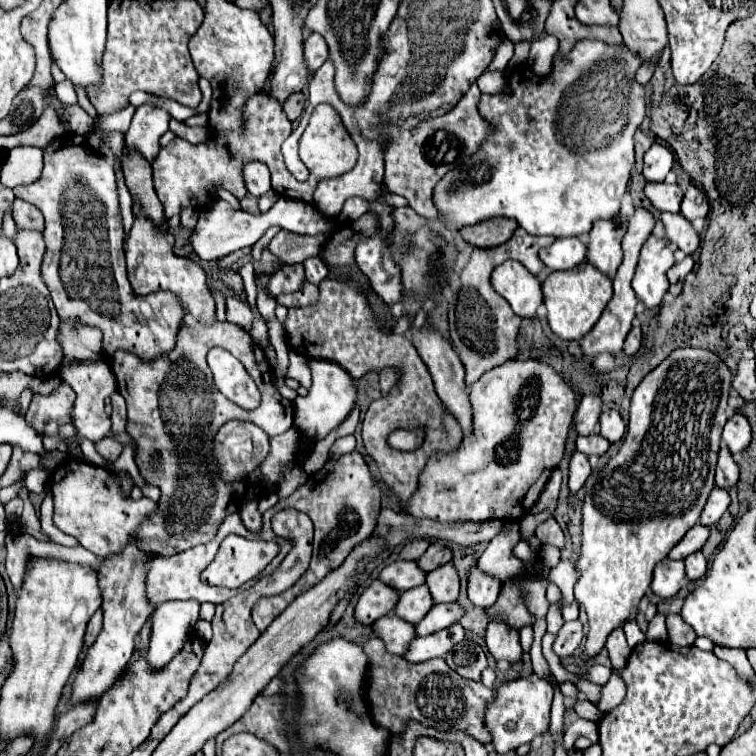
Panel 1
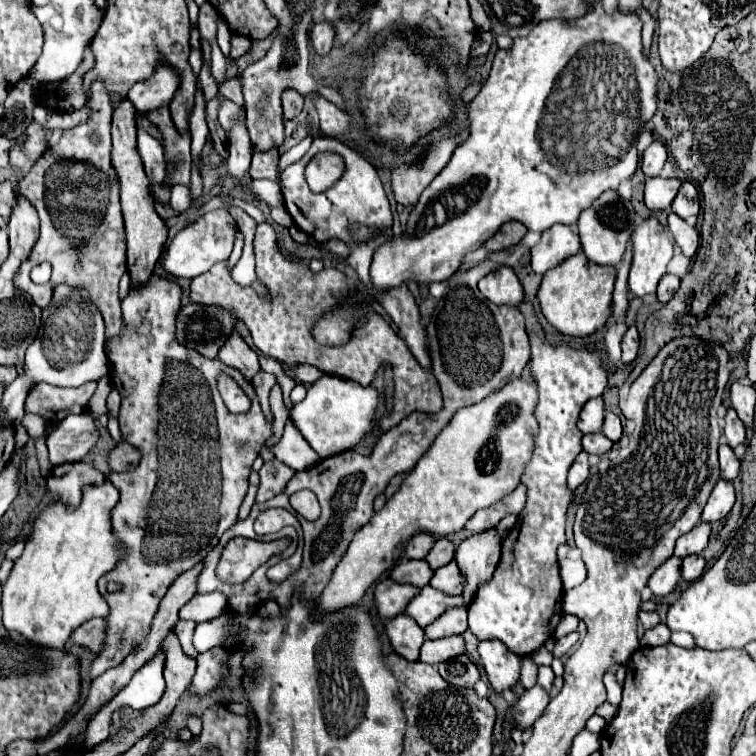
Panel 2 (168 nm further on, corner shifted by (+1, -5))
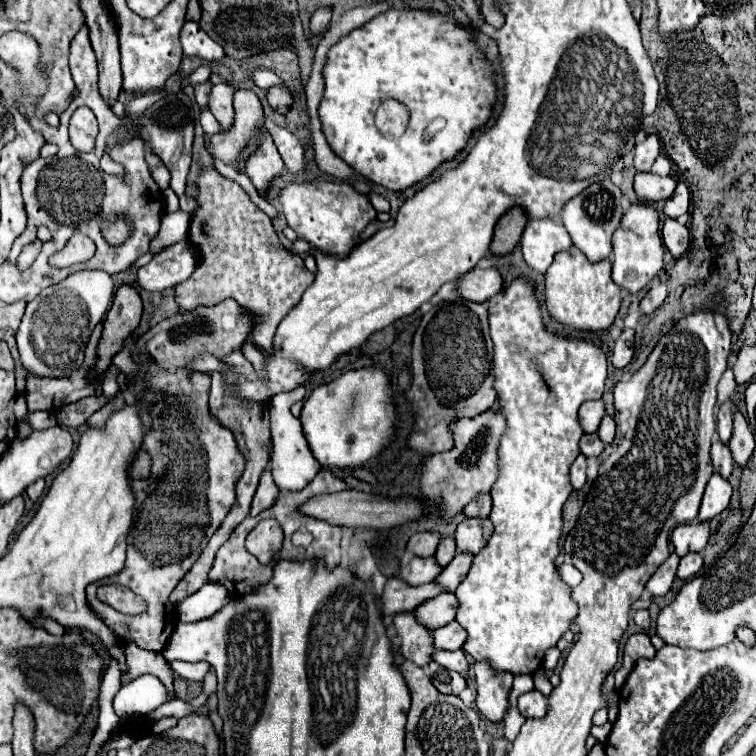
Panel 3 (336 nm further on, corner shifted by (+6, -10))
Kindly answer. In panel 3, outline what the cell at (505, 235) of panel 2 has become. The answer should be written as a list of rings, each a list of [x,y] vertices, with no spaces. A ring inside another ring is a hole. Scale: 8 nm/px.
[[[520,207],[510,209],[496,223],[490,251],[494,255],[508,255],[520,243],[520,237],[522,237],[526,223],[528,223],[528,217],[524,215],[524,211],[520,211]]]

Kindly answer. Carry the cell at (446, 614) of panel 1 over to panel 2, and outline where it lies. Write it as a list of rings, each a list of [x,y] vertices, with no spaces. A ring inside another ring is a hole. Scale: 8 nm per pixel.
[[[451,608],[425,628],[425,636],[429,640],[437,640],[453,634],[463,634],[465,630],[467,630],[467,608]]]

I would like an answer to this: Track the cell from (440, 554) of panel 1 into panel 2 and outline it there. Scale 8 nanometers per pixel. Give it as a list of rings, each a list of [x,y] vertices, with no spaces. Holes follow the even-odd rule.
[[[439,538],[425,560],[429,562],[429,566],[433,570],[437,570],[437,568],[449,564],[453,560],[453,556],[455,556],[455,546],[447,538]]]

